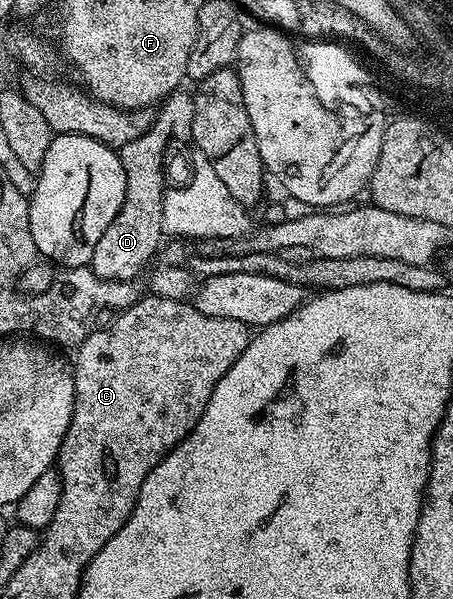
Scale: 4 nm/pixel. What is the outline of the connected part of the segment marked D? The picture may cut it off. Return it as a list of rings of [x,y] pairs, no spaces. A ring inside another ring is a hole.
[[[179,88],[174,93],[166,95],[160,106],[162,111],[153,115],[150,127],[140,136],[136,136],[136,140],[132,140],[120,148],[124,180],[126,181],[124,204],[116,216],[116,220],[112,220],[112,224],[108,224],[108,228],[104,228],[104,232],[100,236],[100,244],[96,244],[96,252],[92,252],[92,260],[89,267],[96,276],[108,278],[116,282],[129,282],[137,279],[136,276],[141,272],[142,265],[157,252],[158,245],[161,244],[162,238],[164,239],[162,205],[164,204],[168,183],[166,183],[166,174],[162,171],[162,161],[166,158],[166,145],[169,144],[170,137],[181,126],[182,129],[189,127],[194,115],[193,97],[189,93],[185,94],[184,91],[185,89]]]

